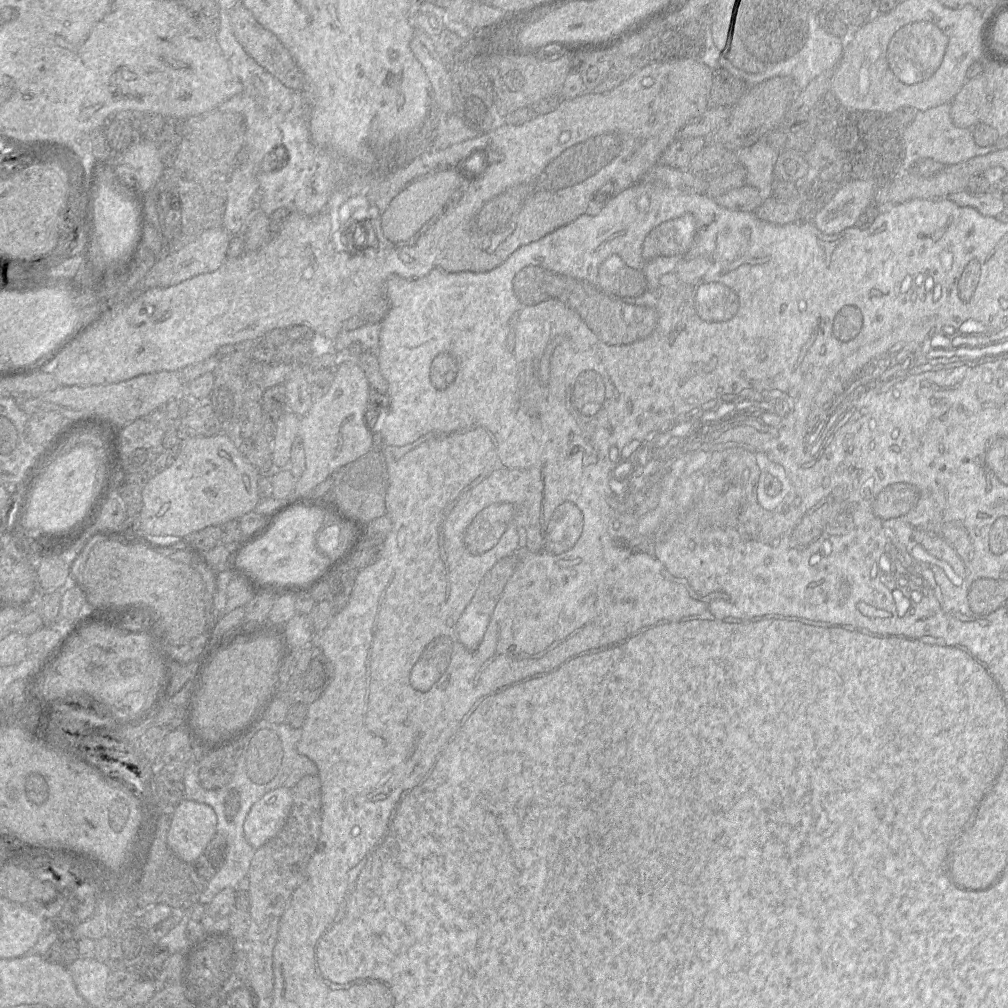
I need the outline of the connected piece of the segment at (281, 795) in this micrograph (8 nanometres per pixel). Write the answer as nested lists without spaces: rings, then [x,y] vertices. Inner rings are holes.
[[[274,789],[250,809],[243,824],[244,836],[255,849],[274,838],[285,826],[293,805],[292,790]]]

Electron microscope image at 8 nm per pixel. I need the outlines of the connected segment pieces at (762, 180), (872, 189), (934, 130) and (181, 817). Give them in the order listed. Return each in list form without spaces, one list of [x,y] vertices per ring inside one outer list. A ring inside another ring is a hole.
[[[765,137],[760,138],[756,143],[748,148],[738,151],[739,165],[747,171],[746,185],[757,189],[763,193],[764,198],[770,197],[770,189],[774,181],[773,169],[779,152],[772,149],[766,142]]]
[[[865,180],[845,183],[832,200],[818,212],[814,225],[823,234],[833,235],[855,227],[861,213],[874,204],[878,186]]]
[[[950,103],[939,105],[927,111],[918,111],[915,119],[903,132],[904,160],[902,172],[908,172],[919,160],[930,159],[946,166],[954,166],[974,157],[993,153],[994,147],[980,147],[973,138],[972,129],[961,129],[954,126],[951,120]]]
[[[182,799],[171,809],[167,845],[182,861],[193,864],[217,832],[214,809],[204,803]]]

